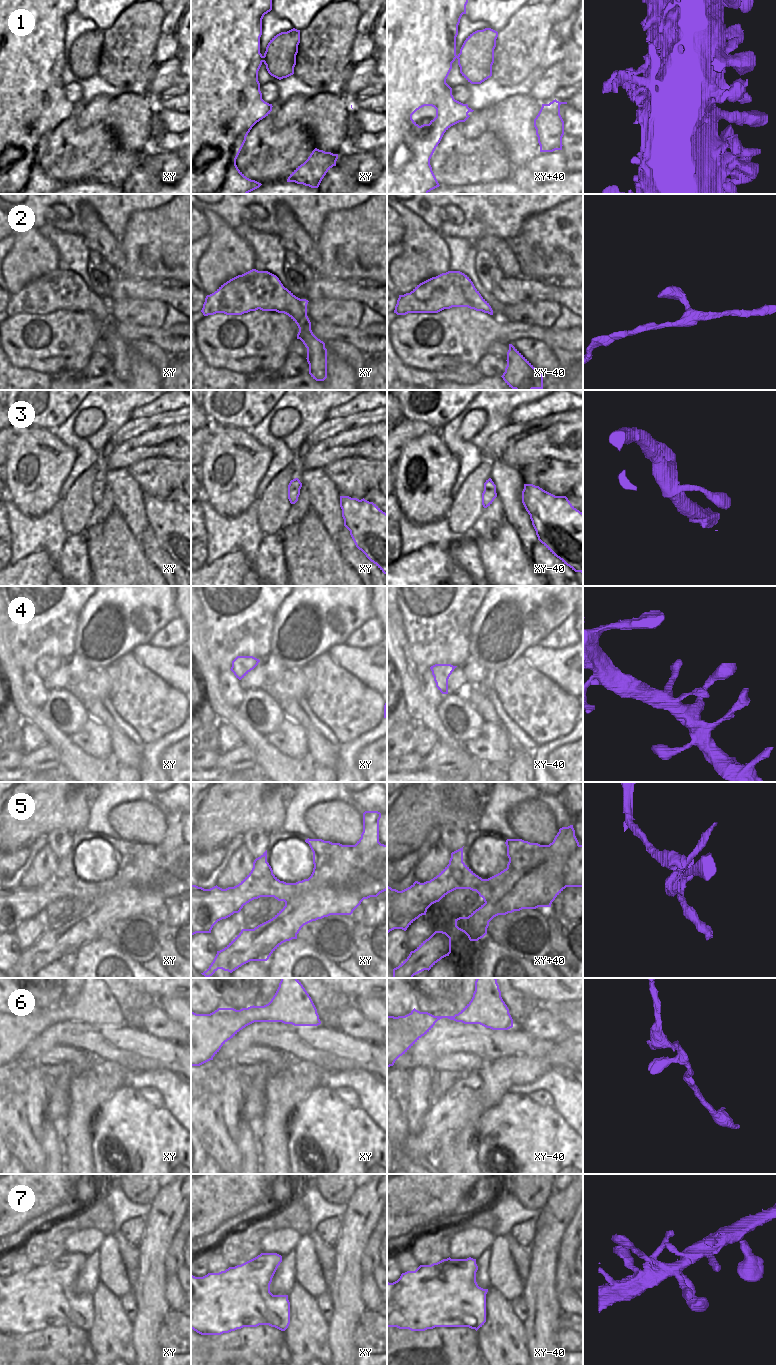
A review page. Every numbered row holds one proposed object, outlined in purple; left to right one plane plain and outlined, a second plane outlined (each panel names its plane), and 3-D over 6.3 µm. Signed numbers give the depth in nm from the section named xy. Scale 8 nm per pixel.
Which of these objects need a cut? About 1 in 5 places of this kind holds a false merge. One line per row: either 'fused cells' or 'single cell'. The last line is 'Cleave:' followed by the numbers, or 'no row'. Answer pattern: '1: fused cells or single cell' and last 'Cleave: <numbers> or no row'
1: single cell
2: single cell
3: single cell
4: single cell
5: fused cells
6: single cell
7: single cell
Cleave: 5

